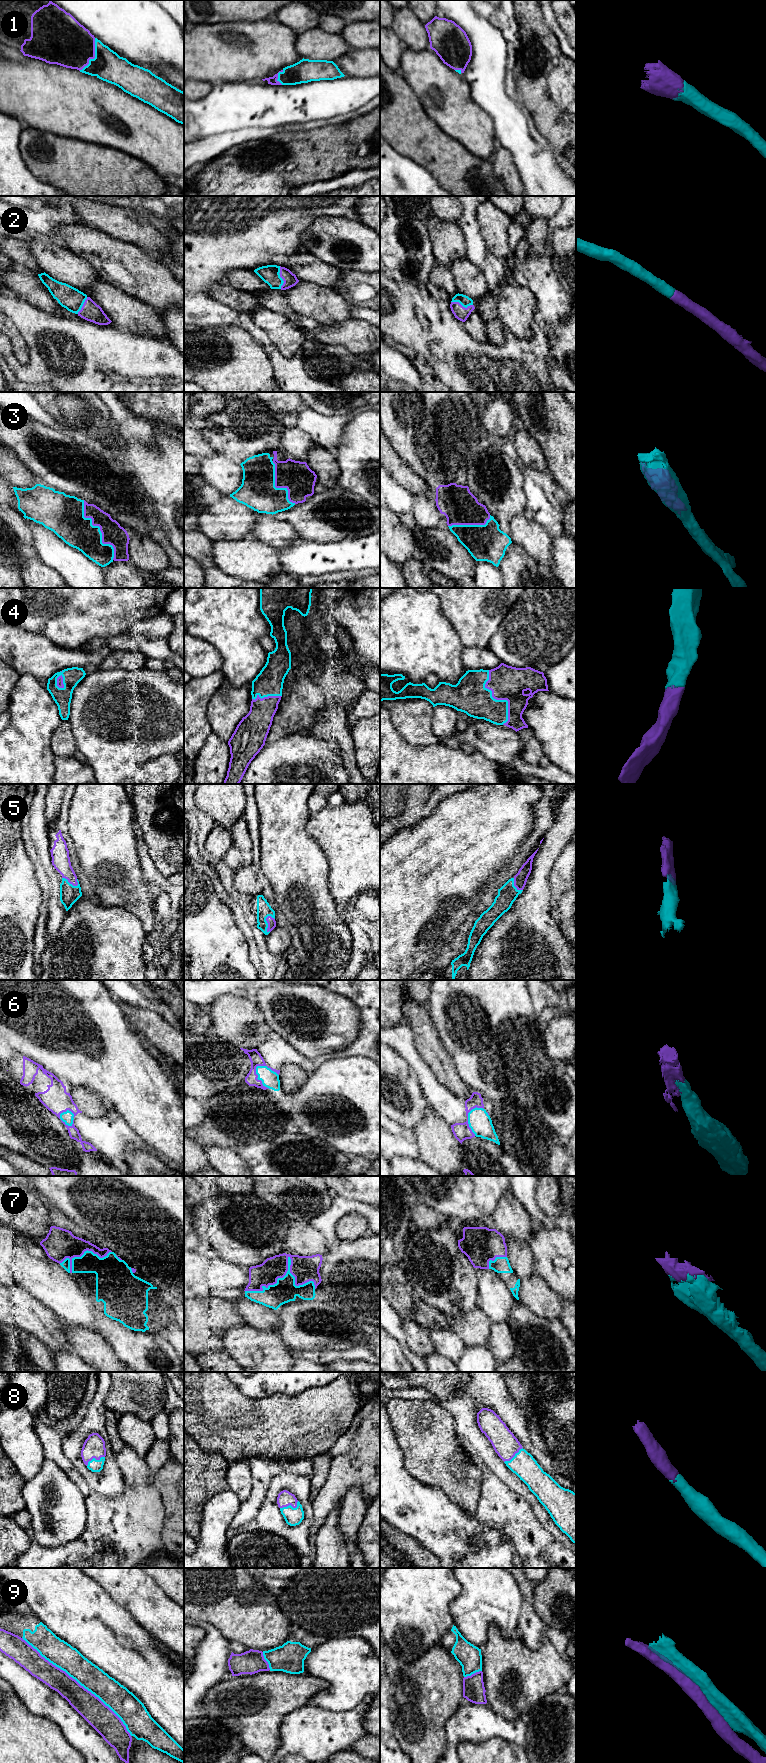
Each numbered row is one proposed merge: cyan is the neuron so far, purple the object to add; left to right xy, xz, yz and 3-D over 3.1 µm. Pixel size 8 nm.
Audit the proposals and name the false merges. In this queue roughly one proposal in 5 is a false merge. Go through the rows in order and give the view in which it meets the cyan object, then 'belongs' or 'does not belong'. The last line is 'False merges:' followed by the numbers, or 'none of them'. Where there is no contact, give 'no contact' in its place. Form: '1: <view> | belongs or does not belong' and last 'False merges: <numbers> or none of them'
1: xy | belongs
2: xz | belongs
3: xy | belongs
4: yz | belongs
5: xz | belongs
6: xz | belongs
7: xz | belongs
8: xz | belongs
9: xy | does not belong
False merges: 9

